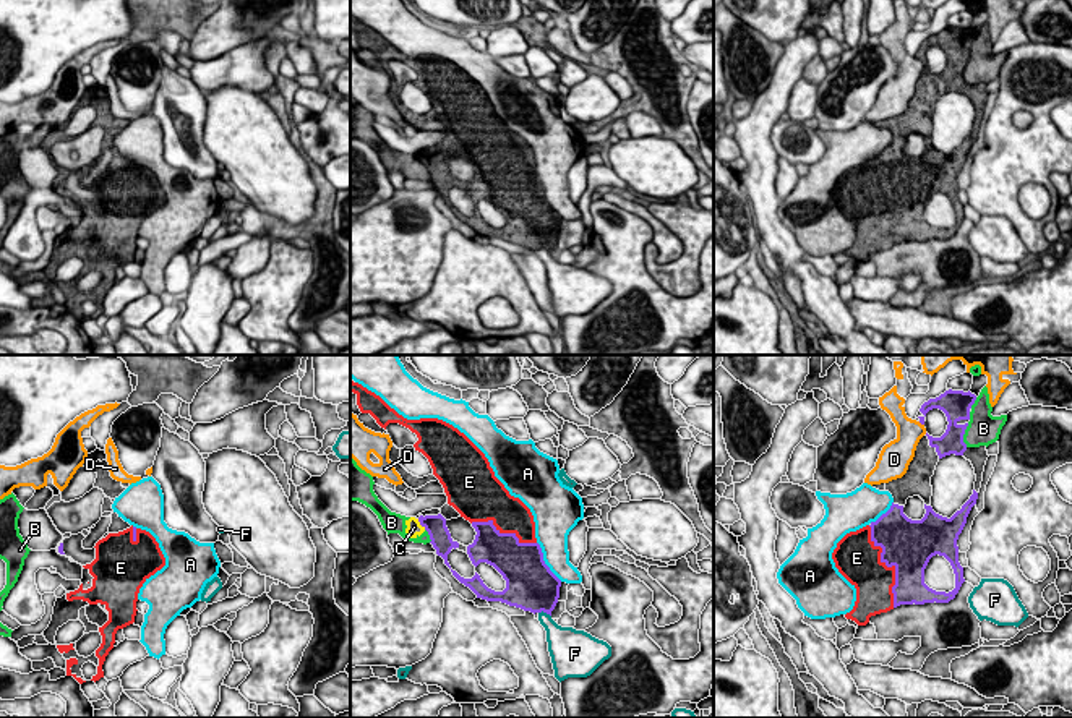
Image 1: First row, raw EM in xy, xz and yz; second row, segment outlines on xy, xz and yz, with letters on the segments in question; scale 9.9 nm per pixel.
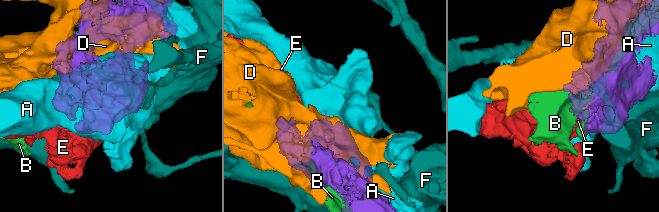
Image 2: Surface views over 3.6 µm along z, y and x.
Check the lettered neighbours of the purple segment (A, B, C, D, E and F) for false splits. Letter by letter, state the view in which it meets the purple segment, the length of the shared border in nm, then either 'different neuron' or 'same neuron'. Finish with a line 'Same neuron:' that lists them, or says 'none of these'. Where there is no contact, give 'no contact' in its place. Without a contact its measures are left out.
A: xz | 460 nm | different neuron
B: yz | 240 nm | different neuron
C: xz | 140 nm | different neuron
D: yz | 70 nm | different neuron
E: yz | 850 nm | same neuron
F: xz | 140 nm | different neuron
Same neuron: E

